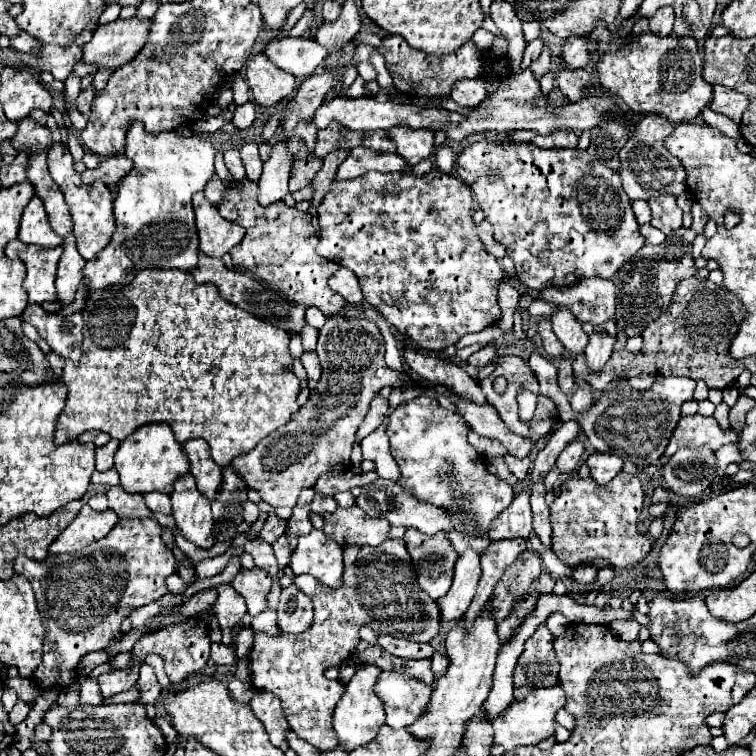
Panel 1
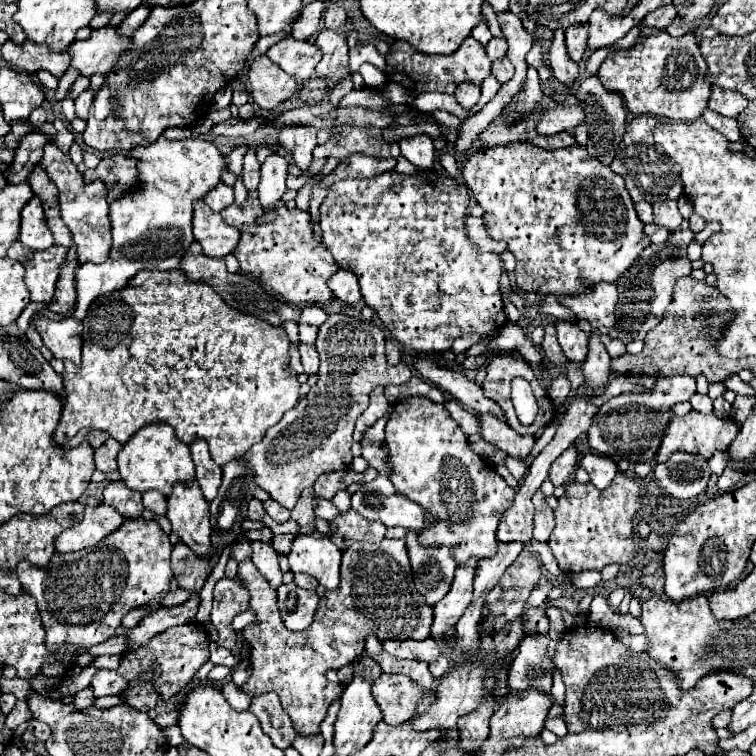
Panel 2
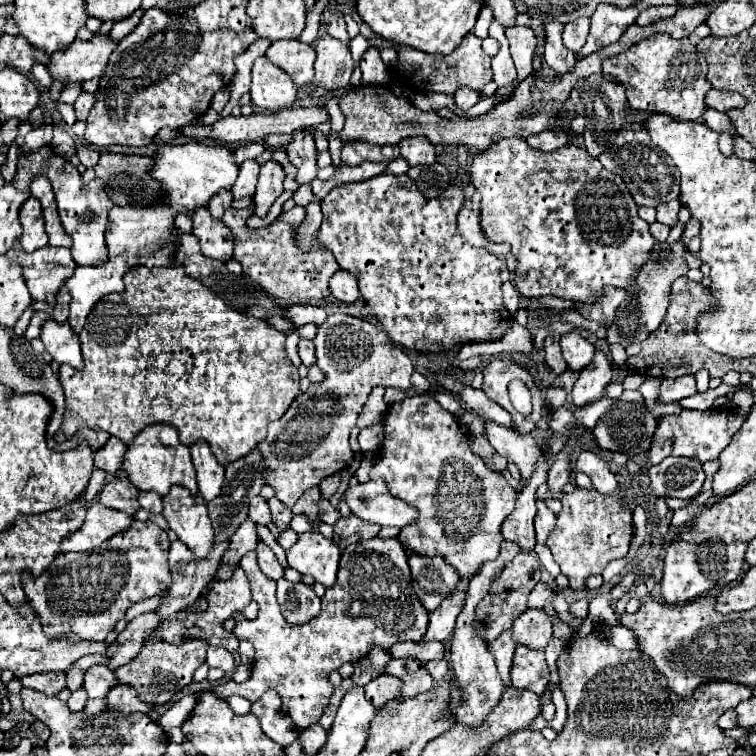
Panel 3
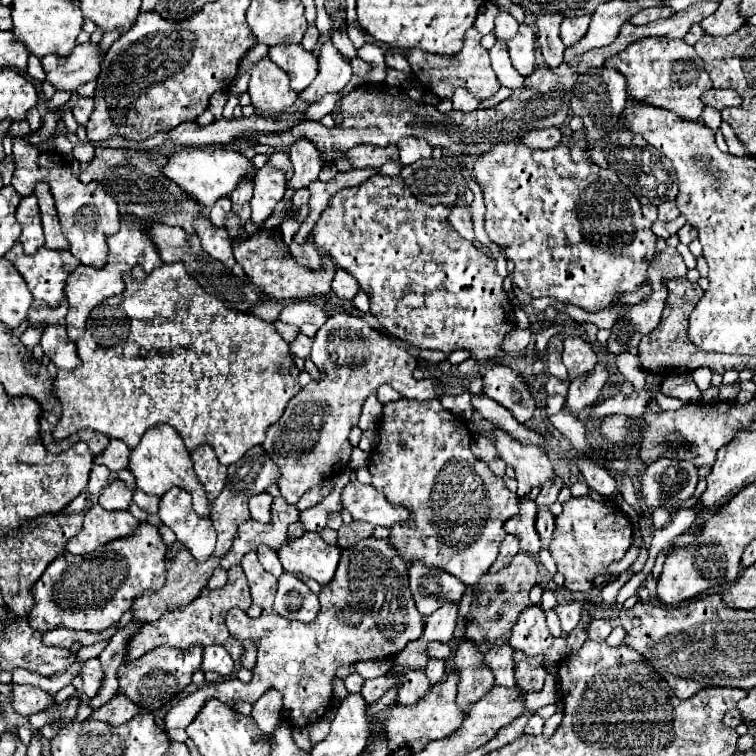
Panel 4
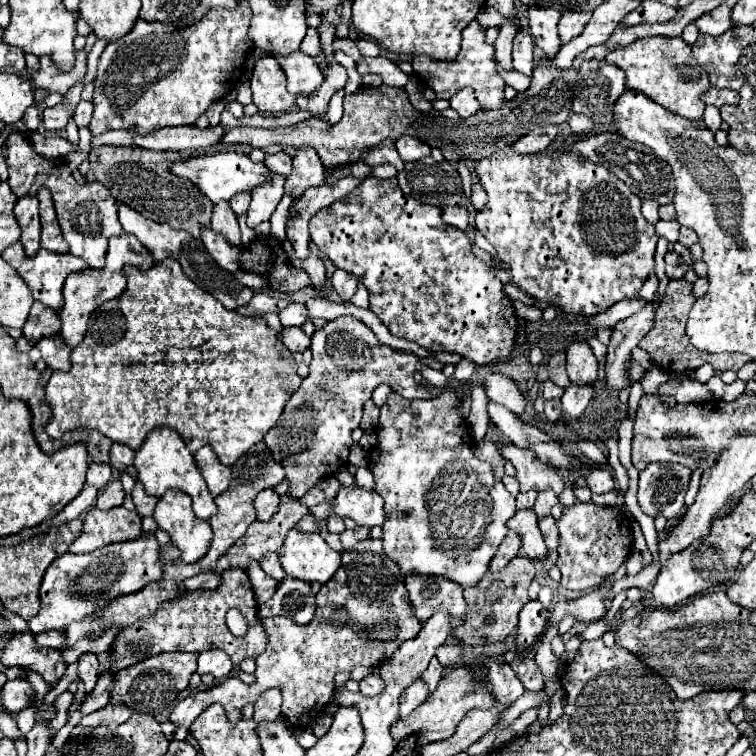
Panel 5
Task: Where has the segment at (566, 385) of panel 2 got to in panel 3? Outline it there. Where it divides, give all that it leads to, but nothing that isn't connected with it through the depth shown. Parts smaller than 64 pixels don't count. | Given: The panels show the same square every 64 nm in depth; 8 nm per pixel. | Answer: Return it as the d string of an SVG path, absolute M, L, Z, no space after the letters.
M548 388L548 392L546 392L546 400L548 400L548 406L552 408L552 410L558 410L558 408L562 408L566 402L568 402L568 394L562 390L562 388Z

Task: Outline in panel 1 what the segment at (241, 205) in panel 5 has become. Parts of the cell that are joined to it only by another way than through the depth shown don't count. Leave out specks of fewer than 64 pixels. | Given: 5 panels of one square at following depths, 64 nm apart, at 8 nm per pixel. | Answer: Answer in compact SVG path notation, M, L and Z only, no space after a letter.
M248 142L240 148L240 156L242 156L242 164L246 168L246 176L252 182L258 182L260 174L262 174L262 158L258 154L258 144L256 142Z

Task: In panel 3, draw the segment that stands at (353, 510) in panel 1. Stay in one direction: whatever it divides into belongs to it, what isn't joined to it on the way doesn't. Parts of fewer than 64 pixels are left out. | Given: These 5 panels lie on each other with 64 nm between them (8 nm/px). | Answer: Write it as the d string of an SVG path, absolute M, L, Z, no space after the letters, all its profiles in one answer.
M350 514L346 518L340 518L334 526L334 544L340 546L342 550L348 546L348 544L354 544L354 542L360 542L360 540L368 540L368 538L376 538L380 532L380 526L378 524L372 524L372 522L366 522L366 520L360 520L358 516Z

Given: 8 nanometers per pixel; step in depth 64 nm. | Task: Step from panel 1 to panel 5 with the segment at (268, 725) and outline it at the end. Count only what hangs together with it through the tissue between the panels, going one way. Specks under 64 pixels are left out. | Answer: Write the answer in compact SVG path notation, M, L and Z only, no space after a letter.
M276 688L266 690L264 694L260 694L260 698L254 704L254 720L260 722L274 722L280 718L280 704L282 704L282 696Z

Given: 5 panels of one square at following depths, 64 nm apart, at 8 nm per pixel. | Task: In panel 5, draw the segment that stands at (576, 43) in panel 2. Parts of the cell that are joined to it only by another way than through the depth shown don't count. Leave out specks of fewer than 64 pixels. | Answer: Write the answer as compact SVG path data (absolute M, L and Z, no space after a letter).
M564 12L562 14L562 20L558 24L558 34L562 38L562 42L570 42L574 40L576 36L582 34L584 26L588 24L590 20L590 14L580 14L580 12Z

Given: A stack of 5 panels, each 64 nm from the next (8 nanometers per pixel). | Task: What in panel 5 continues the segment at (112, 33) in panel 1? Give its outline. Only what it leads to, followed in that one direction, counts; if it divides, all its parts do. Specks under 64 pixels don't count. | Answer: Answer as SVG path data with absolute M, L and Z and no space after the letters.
M76 50L76 62L68 72L60 72L50 56L40 58L40 70L28 70L28 76L36 84L36 88L46 88L48 92L60 92L66 94L74 84L80 84L86 76L86 58L88 54L84 50Z

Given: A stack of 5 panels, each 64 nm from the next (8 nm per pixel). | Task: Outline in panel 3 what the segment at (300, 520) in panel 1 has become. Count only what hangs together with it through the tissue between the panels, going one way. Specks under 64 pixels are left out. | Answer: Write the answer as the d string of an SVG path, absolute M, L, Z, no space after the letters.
M308 488L300 500L294 504L292 508L292 514L304 514L308 516L308 520L316 520L318 518L318 500L320 500L320 490L318 488Z

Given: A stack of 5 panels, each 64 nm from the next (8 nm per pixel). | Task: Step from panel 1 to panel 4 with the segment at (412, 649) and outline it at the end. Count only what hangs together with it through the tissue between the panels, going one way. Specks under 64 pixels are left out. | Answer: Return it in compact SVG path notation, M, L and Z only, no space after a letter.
M432 642L432 644L428 646L426 654L428 654L430 658L438 658L438 660L444 660L444 662L448 662L448 660L452 658L452 648L450 648L450 644Z

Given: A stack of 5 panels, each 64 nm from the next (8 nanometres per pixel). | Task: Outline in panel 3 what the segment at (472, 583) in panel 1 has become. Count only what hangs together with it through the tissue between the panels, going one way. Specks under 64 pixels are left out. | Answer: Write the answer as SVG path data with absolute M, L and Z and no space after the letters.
M460 578L456 584L456 590L430 614L430 624L424 640L448 640L452 636L456 618L464 606L468 582L470 582L468 578Z

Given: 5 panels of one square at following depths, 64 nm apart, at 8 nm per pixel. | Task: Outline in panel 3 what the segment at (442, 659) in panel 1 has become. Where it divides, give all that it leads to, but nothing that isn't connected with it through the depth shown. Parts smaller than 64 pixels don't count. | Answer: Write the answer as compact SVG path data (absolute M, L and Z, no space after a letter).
M432 660L432 662L426 664L426 668L428 668L428 672L434 680L442 680L442 678L448 676L450 664L448 664L448 660Z

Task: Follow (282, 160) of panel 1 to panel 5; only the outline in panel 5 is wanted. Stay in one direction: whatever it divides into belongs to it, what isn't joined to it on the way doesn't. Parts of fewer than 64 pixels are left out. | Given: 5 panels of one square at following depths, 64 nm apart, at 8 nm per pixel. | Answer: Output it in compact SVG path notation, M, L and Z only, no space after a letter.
M272 174L272 178L256 188L252 188L252 202L248 208L248 226L256 228L258 224L266 222L272 212L276 210L276 204L284 196L284 176Z

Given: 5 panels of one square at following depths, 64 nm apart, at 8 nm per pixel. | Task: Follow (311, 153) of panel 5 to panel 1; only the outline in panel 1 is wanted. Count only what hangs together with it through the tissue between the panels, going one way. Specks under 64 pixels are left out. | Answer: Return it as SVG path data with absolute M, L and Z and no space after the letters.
M318 68L314 74L302 80L284 112L284 136L304 138L306 146L314 150L318 126L312 122L318 106L324 102L326 92L334 86L334 72Z

